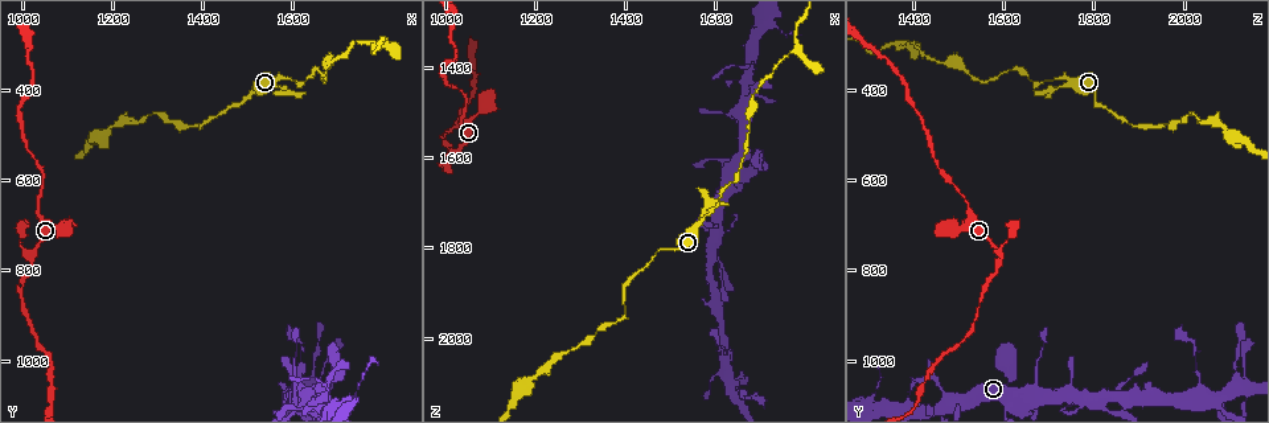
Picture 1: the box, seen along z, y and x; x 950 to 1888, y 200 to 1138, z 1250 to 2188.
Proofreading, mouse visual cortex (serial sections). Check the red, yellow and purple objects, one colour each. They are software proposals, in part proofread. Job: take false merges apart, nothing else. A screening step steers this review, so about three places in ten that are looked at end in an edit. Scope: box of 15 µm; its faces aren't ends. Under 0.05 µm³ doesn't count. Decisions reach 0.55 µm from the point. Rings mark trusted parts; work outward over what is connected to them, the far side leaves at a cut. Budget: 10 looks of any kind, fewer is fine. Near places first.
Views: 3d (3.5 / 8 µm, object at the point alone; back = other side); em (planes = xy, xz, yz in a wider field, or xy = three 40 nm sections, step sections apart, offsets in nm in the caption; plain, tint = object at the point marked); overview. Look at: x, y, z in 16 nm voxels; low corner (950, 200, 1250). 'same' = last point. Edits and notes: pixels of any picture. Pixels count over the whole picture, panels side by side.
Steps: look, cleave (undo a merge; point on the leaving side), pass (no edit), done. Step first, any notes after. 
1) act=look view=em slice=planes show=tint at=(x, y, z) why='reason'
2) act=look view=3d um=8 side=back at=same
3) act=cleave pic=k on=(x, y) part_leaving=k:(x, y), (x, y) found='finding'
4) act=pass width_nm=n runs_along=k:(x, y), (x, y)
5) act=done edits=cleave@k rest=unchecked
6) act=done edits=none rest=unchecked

act=look view=3d um=3.5 at=(1620, 1075, 2030) why='four arms meet'

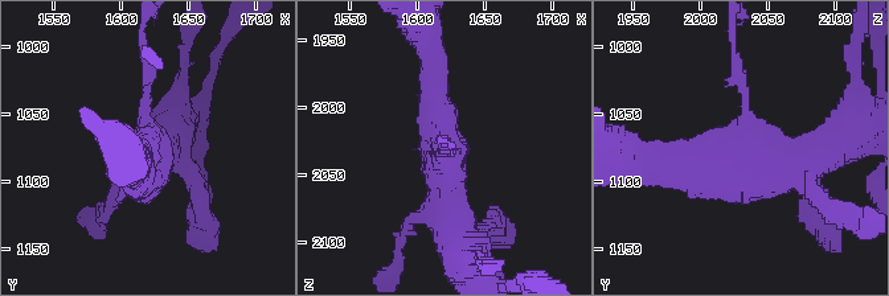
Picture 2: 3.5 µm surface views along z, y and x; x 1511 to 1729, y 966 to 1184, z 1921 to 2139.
act=look view=em slice=xy step=1 show=tint at=(1618, 1070, 2034) arms=4 arm_widths_nm=150,250,400,500

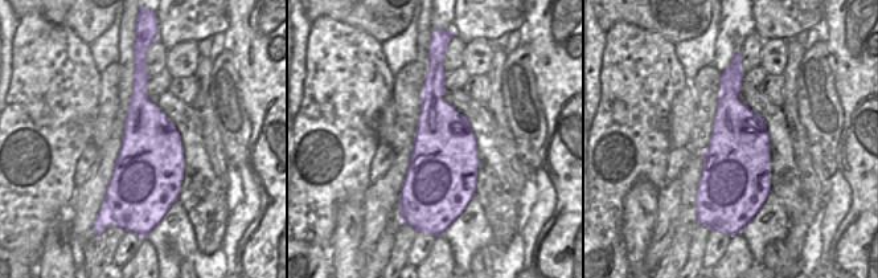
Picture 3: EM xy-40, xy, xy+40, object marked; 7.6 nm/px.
act=pass runs_along=2:(433, 82), (433, 122), (461, 241) found='one cell here'

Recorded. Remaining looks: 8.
act=look view=3d um=3.5 at=(1570, 385, 1730) why='a narrow waist'

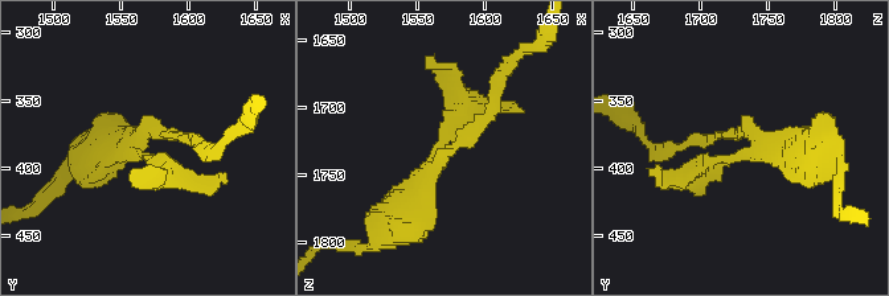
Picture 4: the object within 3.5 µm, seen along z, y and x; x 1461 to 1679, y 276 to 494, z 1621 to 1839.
act=look view=em slice=xy step=1 show=tint at=(1566, 390, 1728) why='need the tissue'

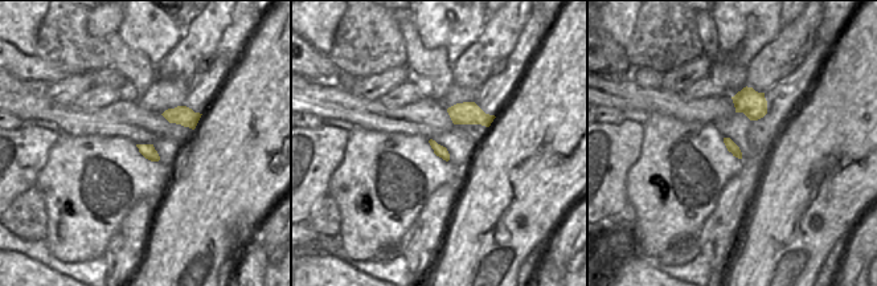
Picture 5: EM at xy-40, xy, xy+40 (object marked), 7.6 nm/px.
act=cleave pic=4 on=(693, 175) part_leaving=4:(732, 159), (667, 184), (651, 171) found='two cells meet here'

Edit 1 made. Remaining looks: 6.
act=look view=em slice=xy step=5 show=tint at=(1020, 760, 1595) why='sharp bend'

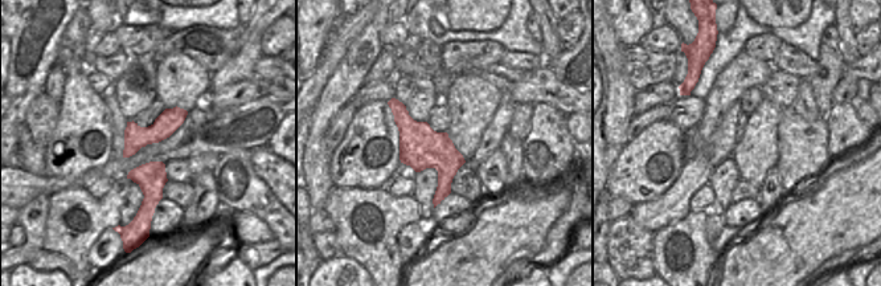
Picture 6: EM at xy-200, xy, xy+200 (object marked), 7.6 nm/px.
act=look view=3d um=3.5 at=same

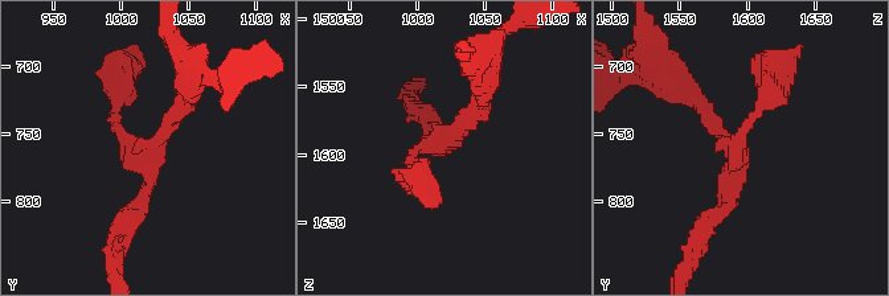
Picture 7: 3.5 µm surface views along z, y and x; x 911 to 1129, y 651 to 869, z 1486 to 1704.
act=pass arms=3 runs_along=7:(189, 82), (125, 220) found='all the same cell'

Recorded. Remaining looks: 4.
act=look view=3d um=3.5 at=(1780, 295, 1355) why='branch point'

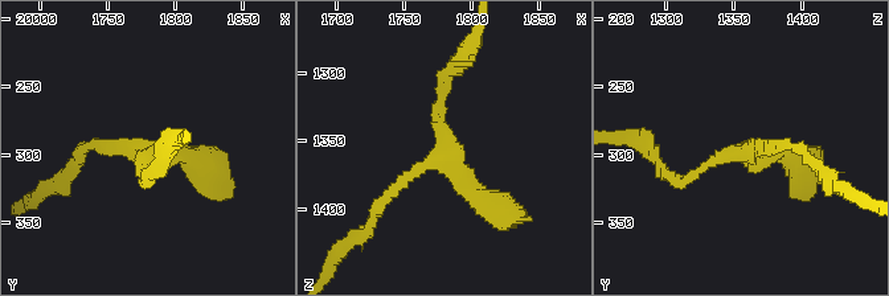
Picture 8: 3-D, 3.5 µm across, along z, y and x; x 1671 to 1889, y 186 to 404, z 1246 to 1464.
act=look view=em slice=xy step=2 show=tint at=(1780, 296, 1362) arms=3 arm_widths_nm=150,150,250 why='need the tissue'

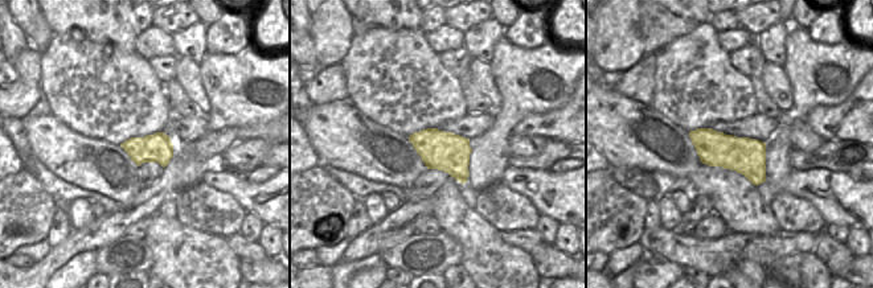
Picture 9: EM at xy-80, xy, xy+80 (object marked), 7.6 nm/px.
act=pass width_nm=300 runs_along=8:(82, 151), (131, 143), (208, 171) found='continuous, no second cell'

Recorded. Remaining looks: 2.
act=done edits=cleave@4 rest=unchecked

